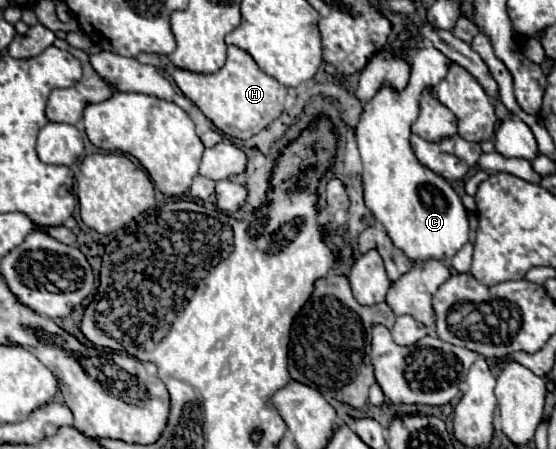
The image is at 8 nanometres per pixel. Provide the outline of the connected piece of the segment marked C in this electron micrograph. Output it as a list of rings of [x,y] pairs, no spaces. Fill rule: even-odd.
[[[436,47],[420,49],[410,67],[410,79],[404,89],[382,85],[378,93],[362,103],[362,115],[356,125],[358,149],[362,157],[364,177],[364,201],[374,217],[384,225],[392,243],[402,249],[414,261],[438,259],[448,263],[470,237],[470,223],[462,199],[452,185],[424,167],[410,145],[412,125],[418,119],[420,99],[424,89],[436,87],[446,77],[450,59]]]

